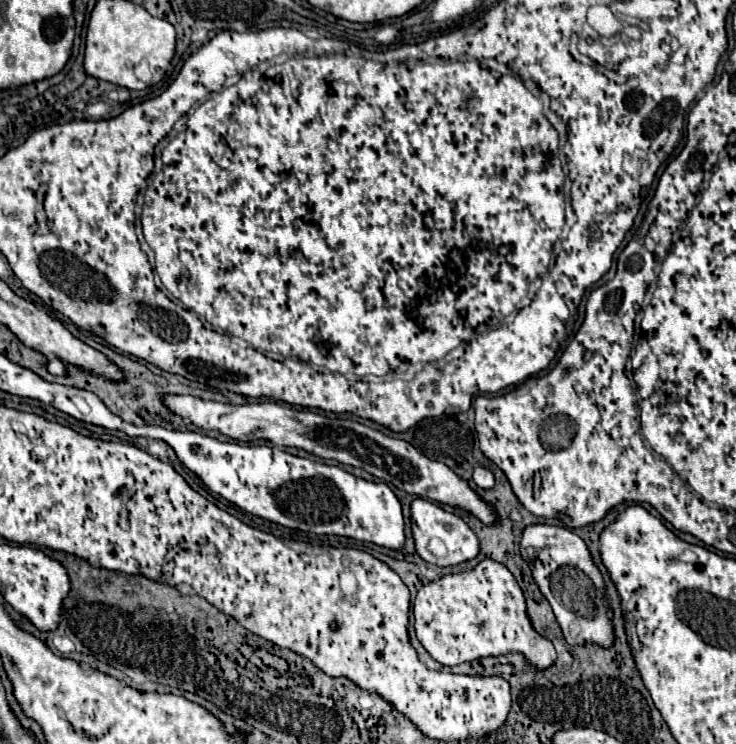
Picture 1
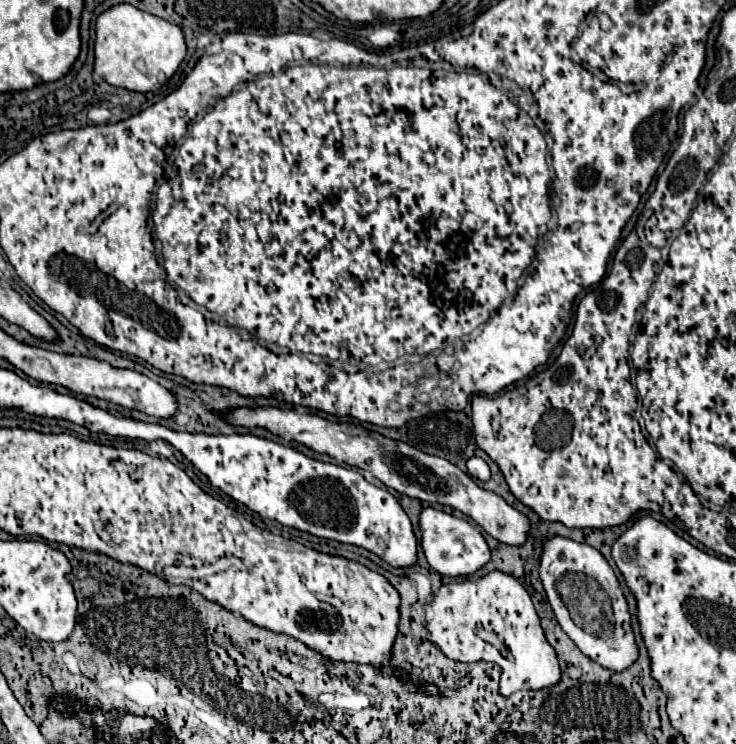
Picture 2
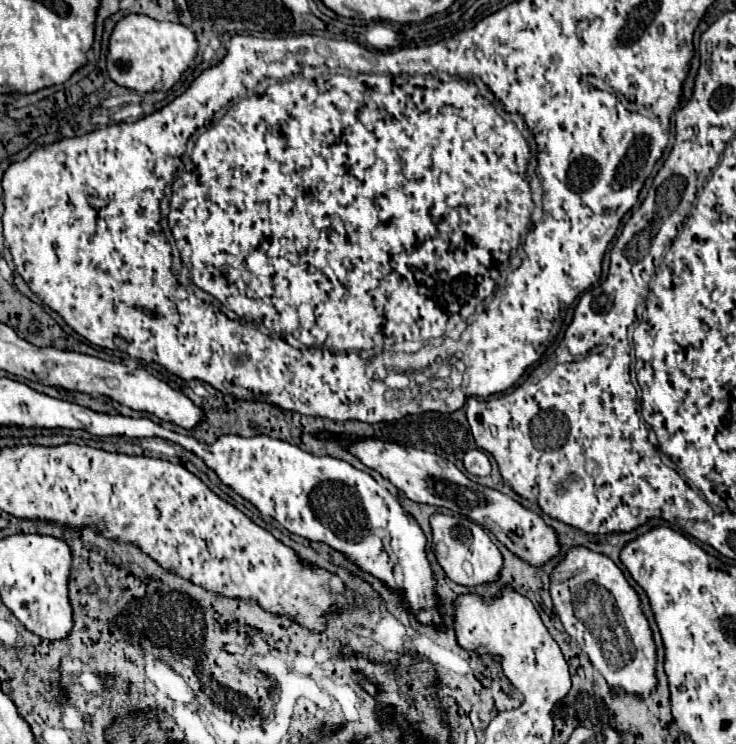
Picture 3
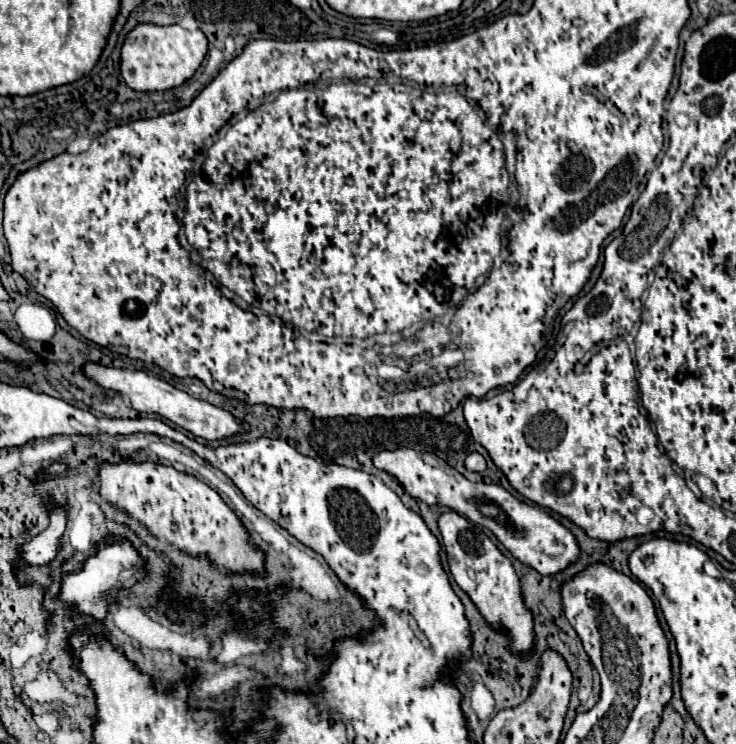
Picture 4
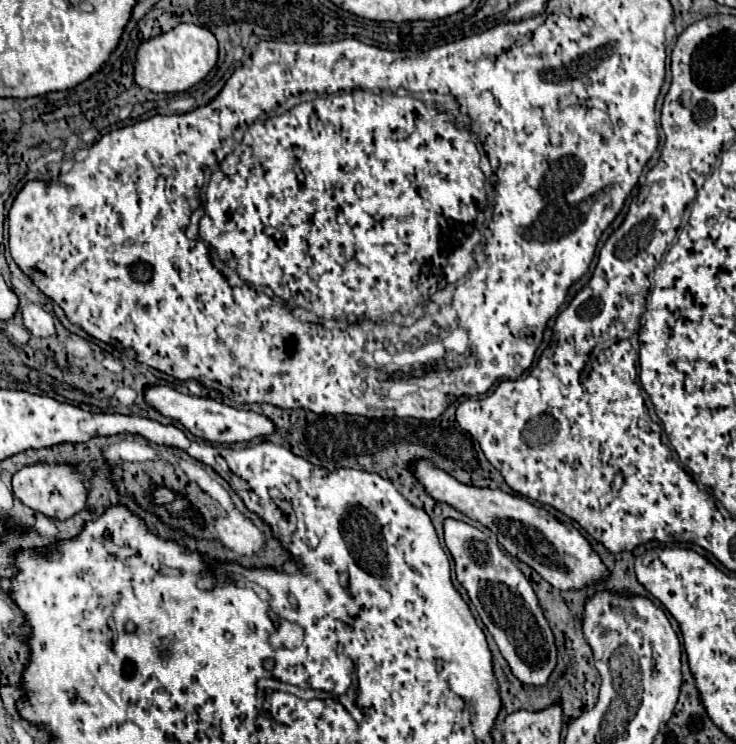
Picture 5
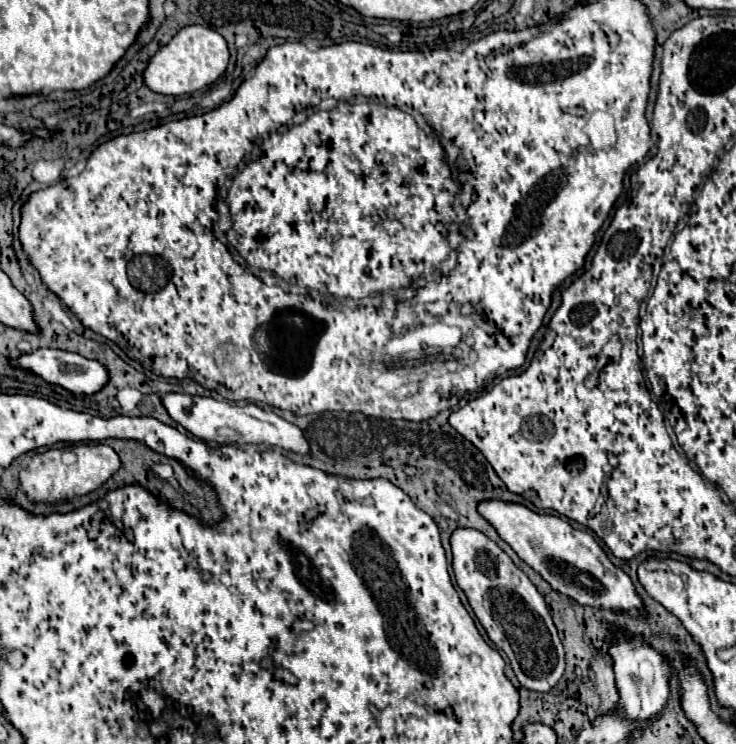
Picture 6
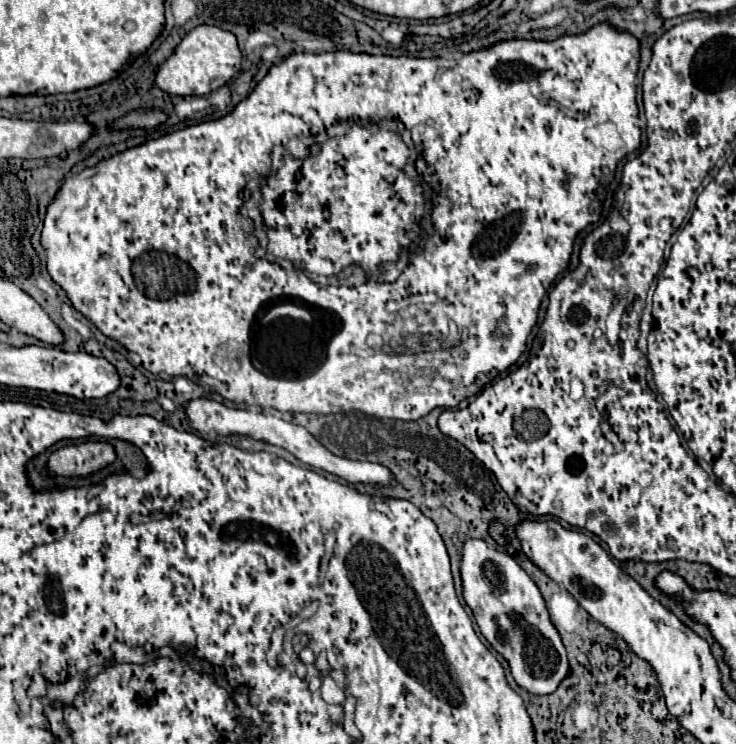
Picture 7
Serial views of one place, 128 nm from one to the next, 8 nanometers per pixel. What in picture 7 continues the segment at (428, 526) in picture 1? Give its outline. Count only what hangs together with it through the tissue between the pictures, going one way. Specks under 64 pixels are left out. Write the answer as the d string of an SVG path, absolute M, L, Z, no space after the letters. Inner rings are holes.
M478 538L466 540L462 546L460 576L462 596L474 612L480 632L508 660L518 686L530 694L552 694L568 674L568 658L538 586L510 554Z

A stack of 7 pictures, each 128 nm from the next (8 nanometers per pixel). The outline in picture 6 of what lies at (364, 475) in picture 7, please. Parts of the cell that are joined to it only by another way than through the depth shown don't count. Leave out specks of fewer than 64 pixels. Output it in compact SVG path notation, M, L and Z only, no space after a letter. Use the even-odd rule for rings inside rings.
M164 394L160 396L164 408L168 410L170 418L182 424L188 432L192 432L200 440L214 440L218 444L270 444L280 446L284 450L292 450L298 454L308 454L308 442L300 428L286 422L284 418L276 416L270 410L264 410L256 404L234 404L234 402L220 402L214 398L190 396L190 394Z

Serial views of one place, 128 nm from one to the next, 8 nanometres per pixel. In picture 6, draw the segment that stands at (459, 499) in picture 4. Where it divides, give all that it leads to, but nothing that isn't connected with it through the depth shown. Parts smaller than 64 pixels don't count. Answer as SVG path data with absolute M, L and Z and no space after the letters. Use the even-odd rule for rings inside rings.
M482 500L478 504L484 516L498 532L498 536L528 564L532 566L556 592L574 598L582 606L614 608L614 610L640 610L642 600L634 590L628 574L616 568L584 530L574 530L568 520L554 514L538 514L524 504L504 500Z

